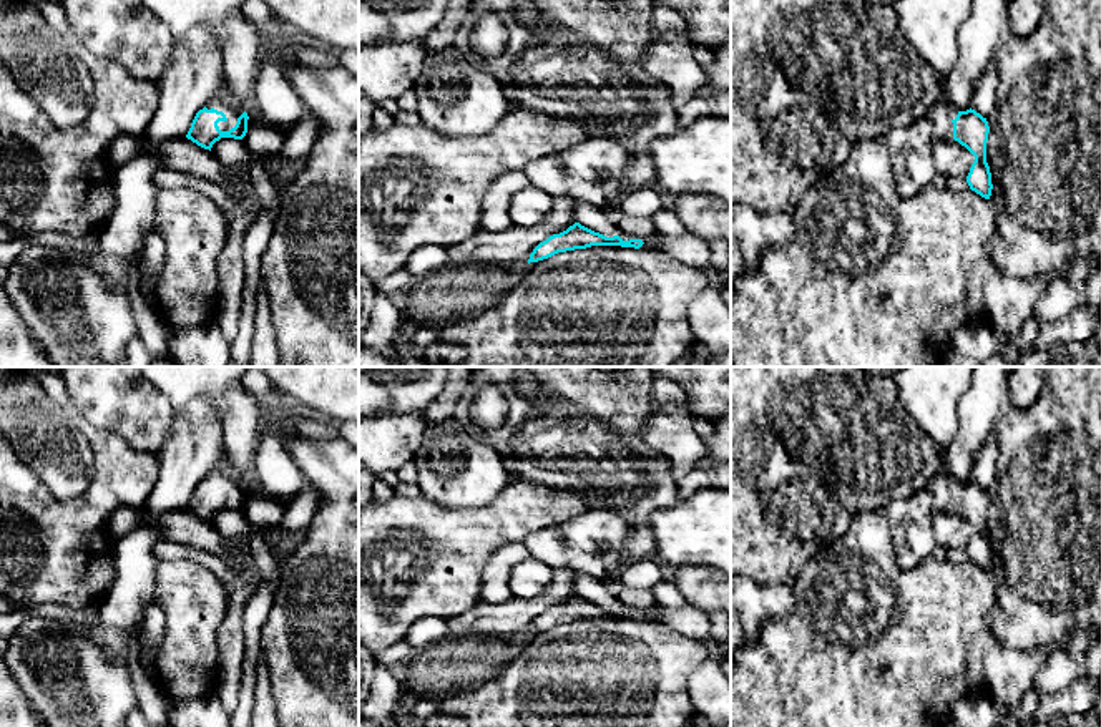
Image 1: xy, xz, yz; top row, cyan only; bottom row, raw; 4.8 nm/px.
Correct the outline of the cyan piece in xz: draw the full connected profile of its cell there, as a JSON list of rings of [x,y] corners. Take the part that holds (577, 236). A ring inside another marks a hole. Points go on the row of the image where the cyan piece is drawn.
[[[575,222],[566,231],[550,236],[546,241],[540,242],[530,254],[530,262],[538,262],[548,259],[558,252],[586,249],[591,246],[621,246],[639,249],[644,242],[641,239],[623,241],[619,236],[606,237],[595,232],[580,222]]]

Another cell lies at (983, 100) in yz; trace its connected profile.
[[[991,66],[978,80],[973,96],[971,110],[980,113],[983,118],[988,118],[996,106],[996,90],[998,90],[998,70]]]

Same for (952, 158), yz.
[[[955,139],[935,141],[932,154],[937,164],[937,174],[945,178],[968,176],[975,161],[975,156]]]

